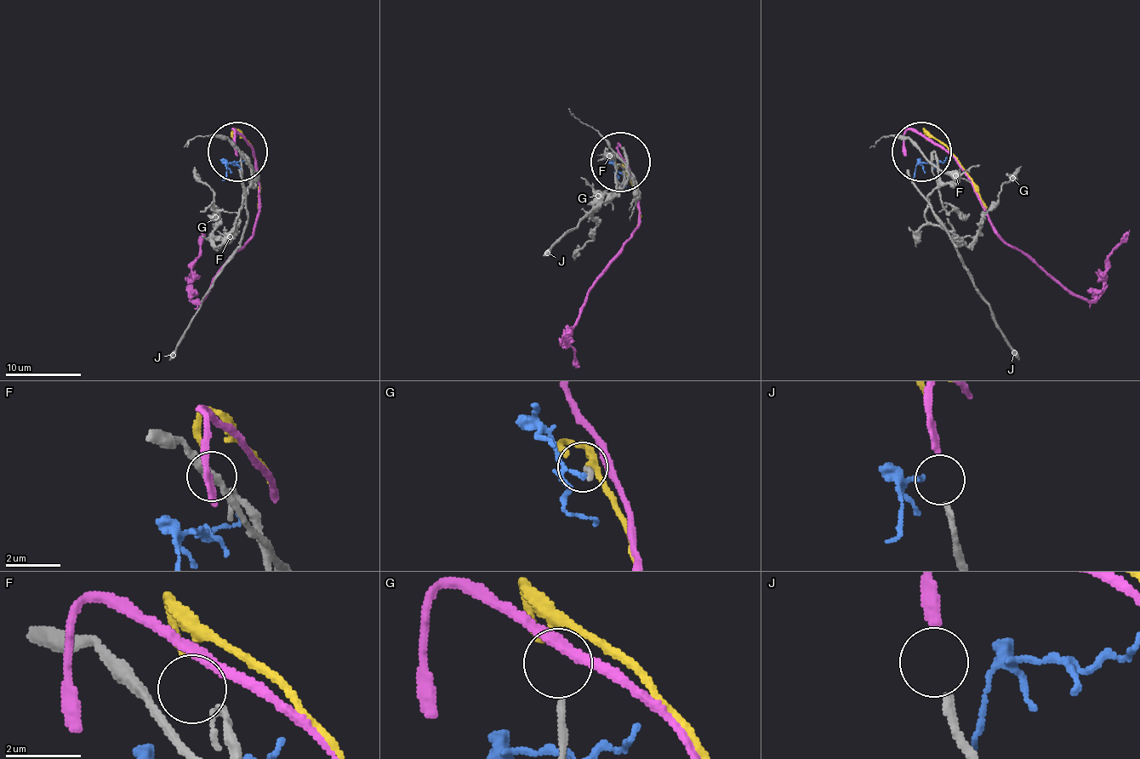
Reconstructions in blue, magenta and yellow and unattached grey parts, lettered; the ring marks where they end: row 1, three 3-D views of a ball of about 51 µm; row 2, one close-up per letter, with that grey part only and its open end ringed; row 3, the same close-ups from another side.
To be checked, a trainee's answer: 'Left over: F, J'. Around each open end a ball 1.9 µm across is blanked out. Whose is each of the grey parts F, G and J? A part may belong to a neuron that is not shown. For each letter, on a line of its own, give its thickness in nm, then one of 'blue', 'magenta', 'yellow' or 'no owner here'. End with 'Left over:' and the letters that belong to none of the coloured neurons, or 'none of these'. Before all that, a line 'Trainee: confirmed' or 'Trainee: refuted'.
Trainee: refuted
F: 240 nm | no owner here
G: 170 nm | yellow
J: 240 nm | magenta
Left over: F

